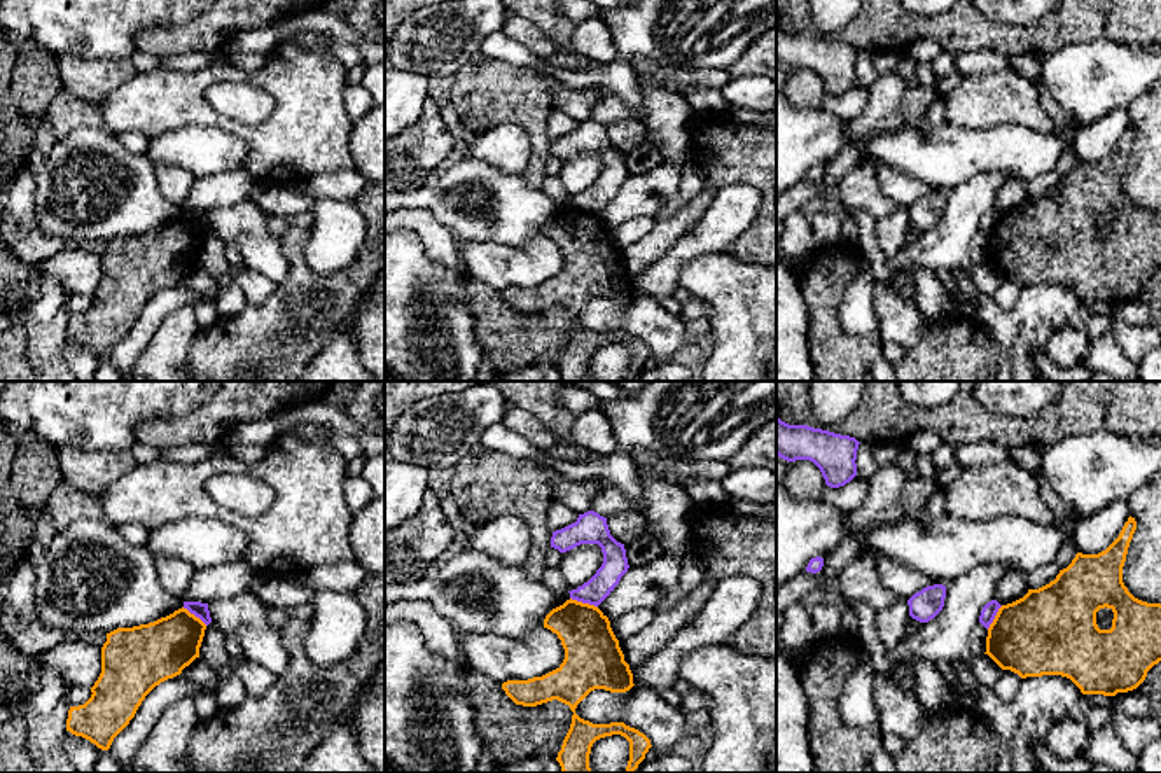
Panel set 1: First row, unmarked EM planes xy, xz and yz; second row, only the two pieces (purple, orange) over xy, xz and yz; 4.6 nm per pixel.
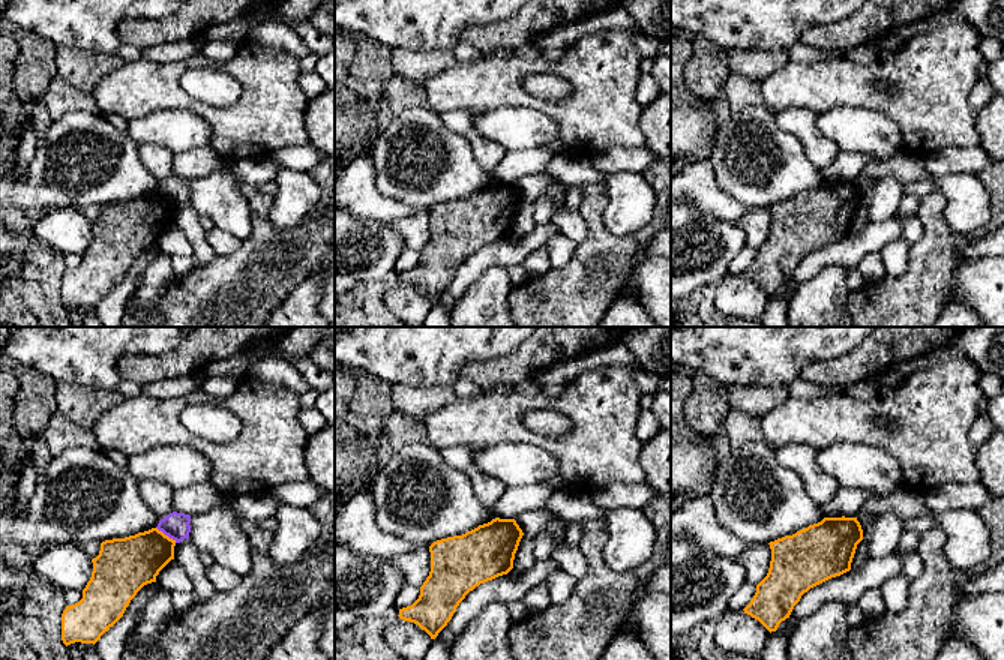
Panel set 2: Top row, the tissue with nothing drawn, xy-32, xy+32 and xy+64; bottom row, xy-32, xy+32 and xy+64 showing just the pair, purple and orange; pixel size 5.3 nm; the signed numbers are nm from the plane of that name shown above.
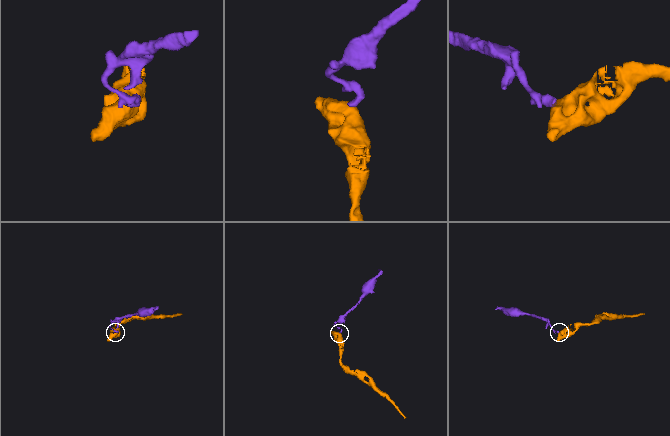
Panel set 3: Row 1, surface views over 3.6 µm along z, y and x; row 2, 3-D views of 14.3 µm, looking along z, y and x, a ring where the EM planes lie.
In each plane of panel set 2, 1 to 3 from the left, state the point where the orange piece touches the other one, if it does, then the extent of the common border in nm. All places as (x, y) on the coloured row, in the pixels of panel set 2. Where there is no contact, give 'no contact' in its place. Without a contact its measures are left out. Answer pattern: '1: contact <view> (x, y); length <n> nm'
1: contact xy-32 (167, 534); length 140 nm
2: no contact
3: no contact

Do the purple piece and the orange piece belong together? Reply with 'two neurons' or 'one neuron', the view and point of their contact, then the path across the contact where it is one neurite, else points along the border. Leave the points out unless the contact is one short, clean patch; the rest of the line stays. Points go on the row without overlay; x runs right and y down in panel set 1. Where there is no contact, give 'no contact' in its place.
two neurons; meets purple in xz at (584, 210); border along xz (570, 205), (597, 215)

